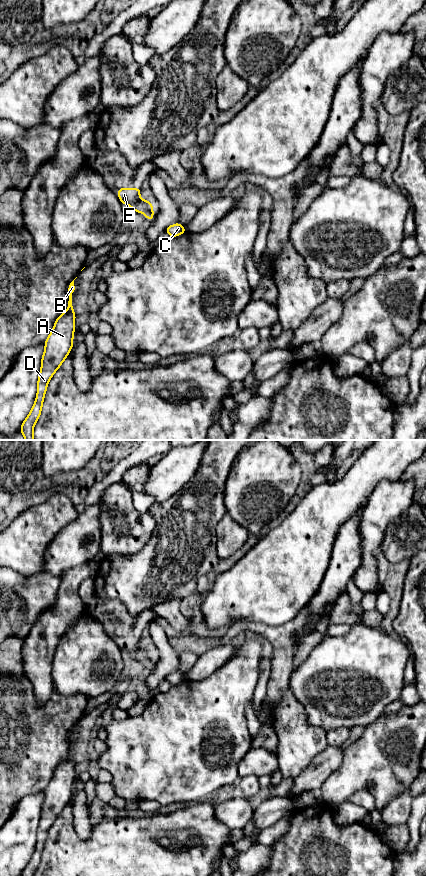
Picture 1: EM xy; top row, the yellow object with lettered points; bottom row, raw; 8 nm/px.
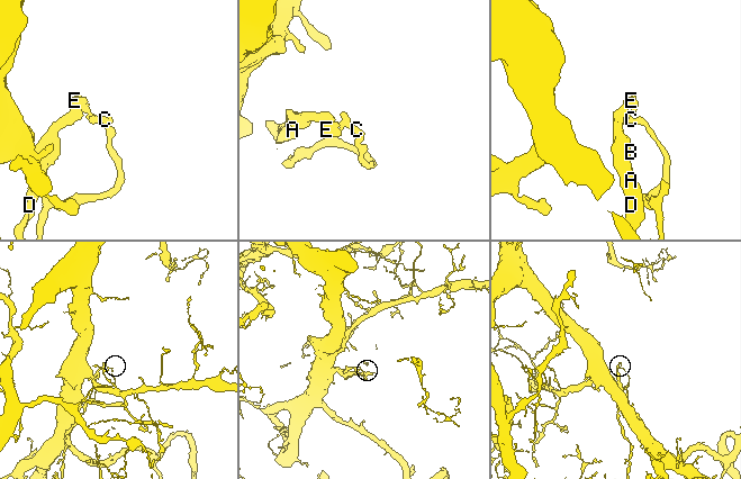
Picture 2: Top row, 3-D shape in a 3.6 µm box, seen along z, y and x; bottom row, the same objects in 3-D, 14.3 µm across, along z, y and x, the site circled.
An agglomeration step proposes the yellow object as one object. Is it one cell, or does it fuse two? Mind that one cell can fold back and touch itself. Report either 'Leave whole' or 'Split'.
Split

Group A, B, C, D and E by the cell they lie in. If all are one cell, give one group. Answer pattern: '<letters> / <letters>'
A B D E / C

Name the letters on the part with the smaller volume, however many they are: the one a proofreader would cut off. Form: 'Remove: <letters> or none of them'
Remove: A, B, D, E

